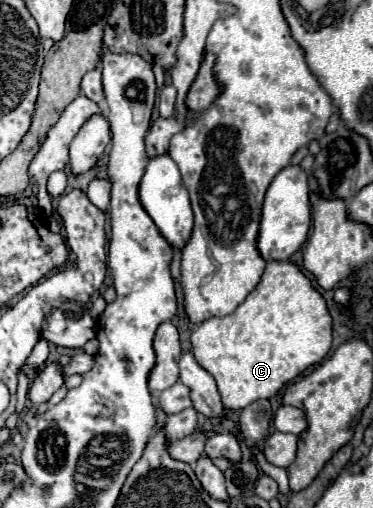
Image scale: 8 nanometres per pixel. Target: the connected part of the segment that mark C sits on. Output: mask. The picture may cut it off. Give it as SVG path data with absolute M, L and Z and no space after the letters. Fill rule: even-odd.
M270 261L258 287L246 297L236 311L224 319L212 317L196 325L192 333L192 353L200 367L204 367L218 385L226 409L244 409L252 401L274 397L286 383L296 379L302 371L320 363L332 345L332 317L326 299L314 287L312 279L292 261Z

